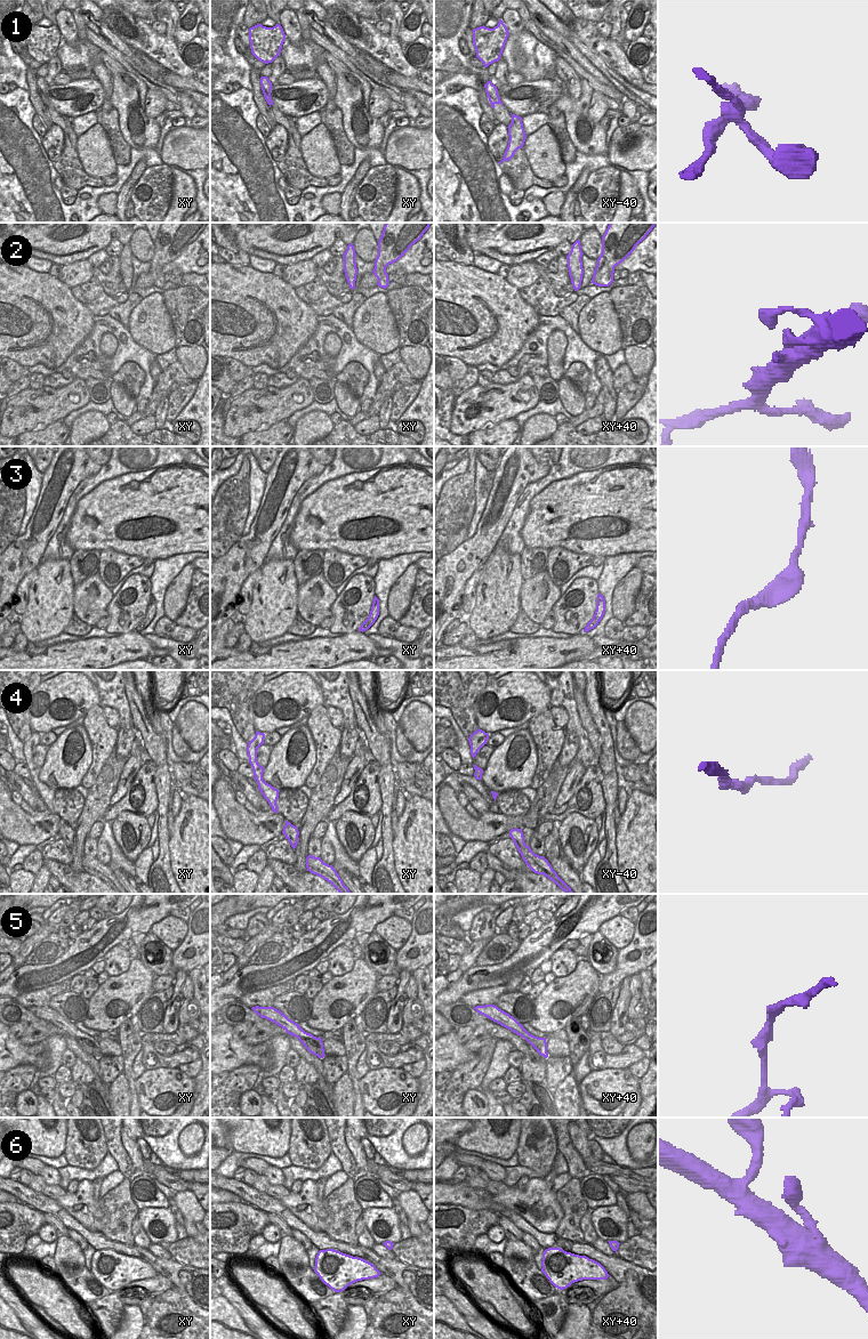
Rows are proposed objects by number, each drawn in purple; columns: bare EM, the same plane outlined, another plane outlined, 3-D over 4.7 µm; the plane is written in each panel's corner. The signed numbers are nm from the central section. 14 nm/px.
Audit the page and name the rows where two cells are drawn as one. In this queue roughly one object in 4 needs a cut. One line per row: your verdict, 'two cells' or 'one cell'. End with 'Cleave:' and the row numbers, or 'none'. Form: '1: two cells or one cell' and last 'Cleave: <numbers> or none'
1: two cells
2: one cell
3: one cell
4: one cell
5: one cell
6: one cell
Cleave: 1

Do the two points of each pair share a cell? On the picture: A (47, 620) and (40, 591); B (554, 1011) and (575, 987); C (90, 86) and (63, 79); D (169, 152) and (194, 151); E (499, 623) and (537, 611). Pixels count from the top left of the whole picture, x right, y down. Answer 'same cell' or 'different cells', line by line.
A: same cell
B: same cell
C: different cells
D: same cell
E: different cells

